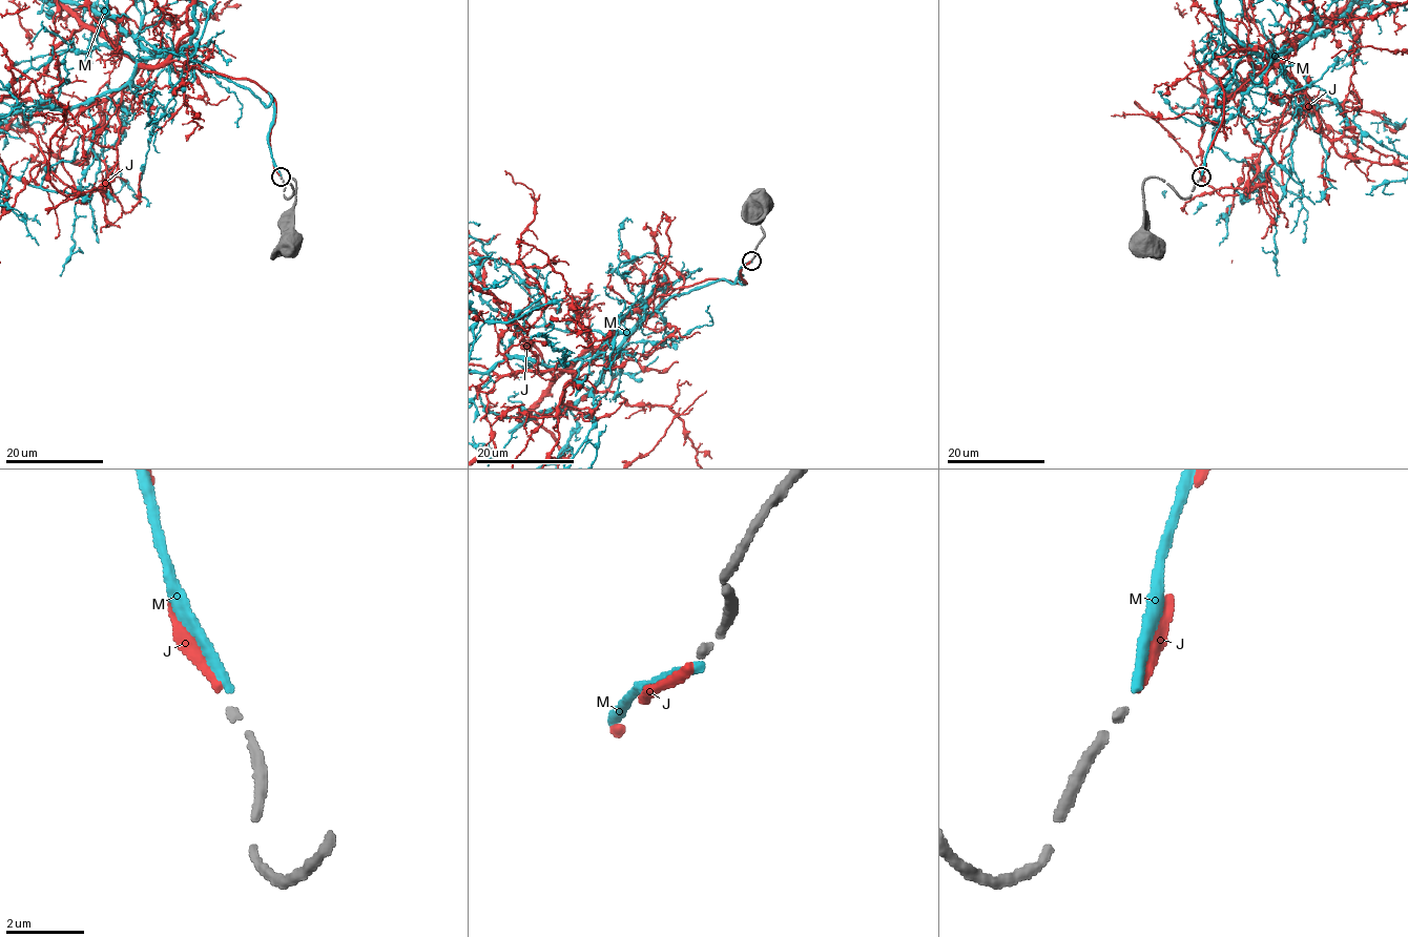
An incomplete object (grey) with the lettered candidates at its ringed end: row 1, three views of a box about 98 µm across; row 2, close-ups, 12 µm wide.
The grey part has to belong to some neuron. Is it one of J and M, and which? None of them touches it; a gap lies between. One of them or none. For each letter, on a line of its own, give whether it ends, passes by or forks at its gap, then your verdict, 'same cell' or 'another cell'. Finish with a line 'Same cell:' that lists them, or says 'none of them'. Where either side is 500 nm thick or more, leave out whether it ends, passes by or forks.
J: it ends; same cell
M: it ends; another cell
Same cell: J

